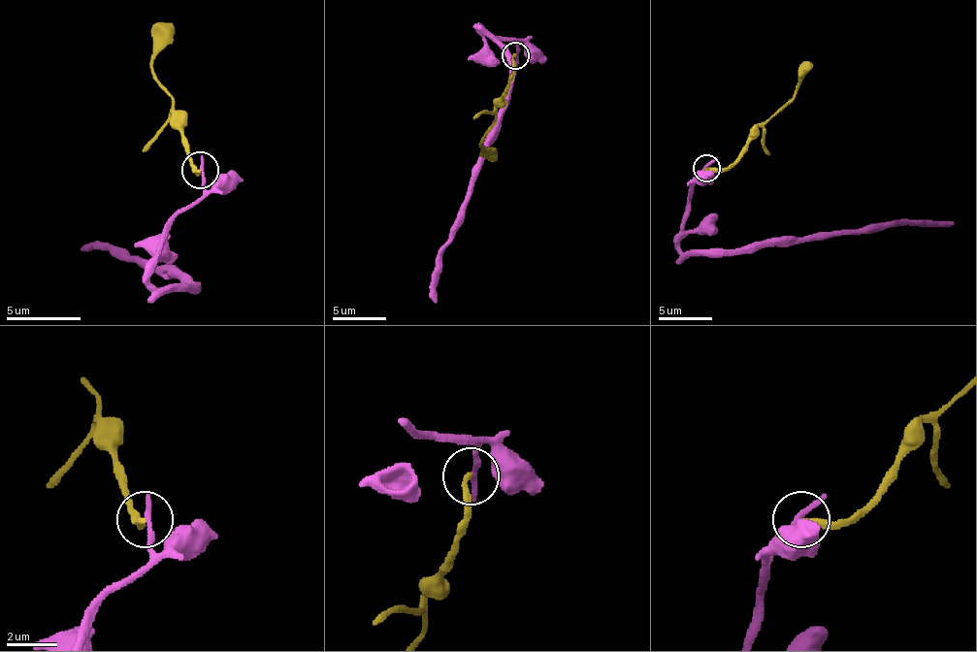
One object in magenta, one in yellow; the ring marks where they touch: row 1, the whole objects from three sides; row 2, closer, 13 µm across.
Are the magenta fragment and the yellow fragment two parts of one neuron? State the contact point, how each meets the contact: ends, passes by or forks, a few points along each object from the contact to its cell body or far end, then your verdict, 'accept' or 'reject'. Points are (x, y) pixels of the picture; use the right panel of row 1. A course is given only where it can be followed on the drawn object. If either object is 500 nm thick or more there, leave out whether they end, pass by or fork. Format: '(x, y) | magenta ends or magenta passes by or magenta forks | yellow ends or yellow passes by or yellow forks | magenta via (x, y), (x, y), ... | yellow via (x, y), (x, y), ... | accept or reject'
(706, 168) | magenta ends | yellow ends | magenta via (706, 167), (694, 186), (685, 212), (683, 250), (747, 250), (764, 243), (954, 221) | yellow via (706, 167), (726, 170), (753, 135), (793, 97), (800, 73), (811, 62) | reject

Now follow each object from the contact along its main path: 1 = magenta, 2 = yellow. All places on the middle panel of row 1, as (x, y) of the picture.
1: (516, 55), (516, 43), (497, 40), (478, 29), (507, 58), (510, 96), (465, 217), (440, 254), (436, 303)
2: (516, 55), (513, 75), (503, 102), (494, 110), (494, 125), (481, 142), (483, 149), (494, 160)

